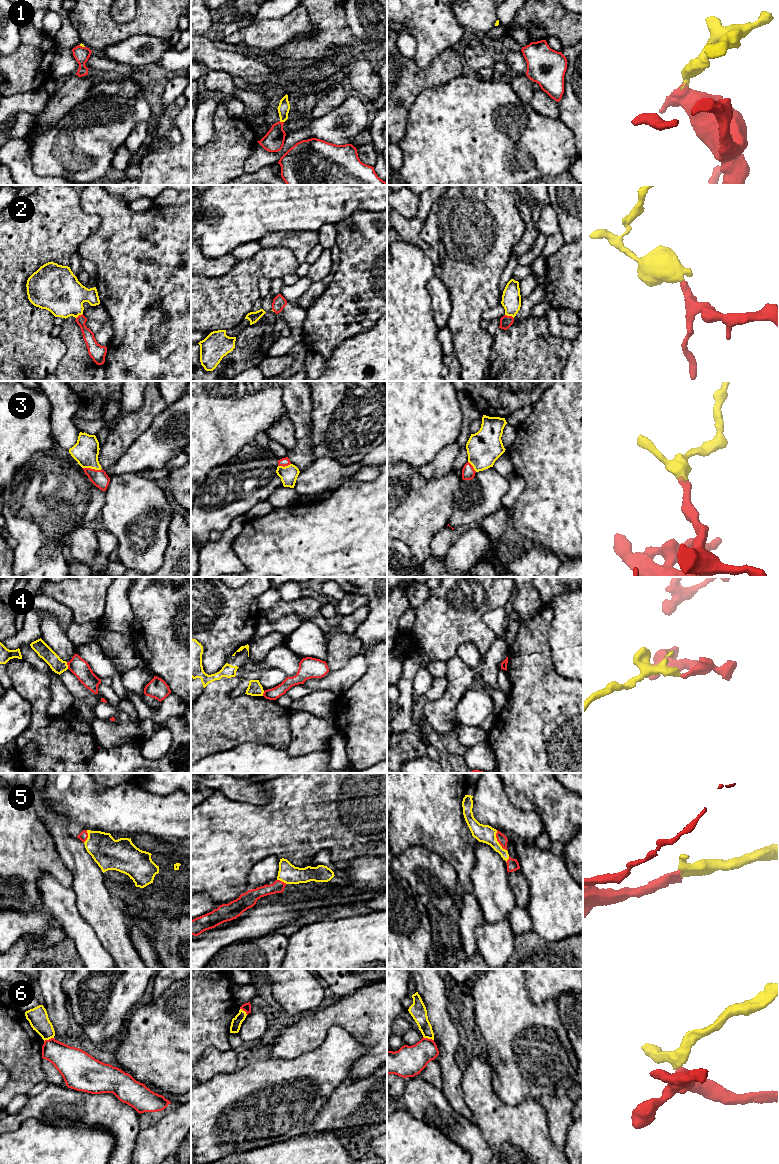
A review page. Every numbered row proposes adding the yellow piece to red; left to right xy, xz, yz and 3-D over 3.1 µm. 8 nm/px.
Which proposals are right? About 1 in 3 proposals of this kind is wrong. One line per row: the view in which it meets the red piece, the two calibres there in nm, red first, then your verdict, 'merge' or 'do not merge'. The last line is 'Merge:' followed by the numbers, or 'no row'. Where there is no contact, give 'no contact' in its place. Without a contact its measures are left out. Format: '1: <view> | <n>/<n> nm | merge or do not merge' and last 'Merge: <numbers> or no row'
1: xz | 170/100 nm | merge
2: yz | 100/160 nm | merge
3: xy | 140/200 nm | merge
4: xy | 150/120 nm | do not merge
5: yz | 80/140 nm | merge
6: yz | 240/130 nm | do not merge
Merge: 1, 2, 3, 5

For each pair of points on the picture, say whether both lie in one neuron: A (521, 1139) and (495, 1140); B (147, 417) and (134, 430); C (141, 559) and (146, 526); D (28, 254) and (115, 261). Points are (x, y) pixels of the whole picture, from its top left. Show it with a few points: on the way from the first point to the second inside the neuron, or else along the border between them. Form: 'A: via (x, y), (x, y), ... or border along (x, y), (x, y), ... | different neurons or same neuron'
A: via (515, 1138), (501, 1138) | same neuron
B: via (144, 420), (137, 427) | same neuron
C: via (141, 551), (142, 534) | same neuron
D: border along (91, 233), (80, 244), (76, 252) | different neurons

